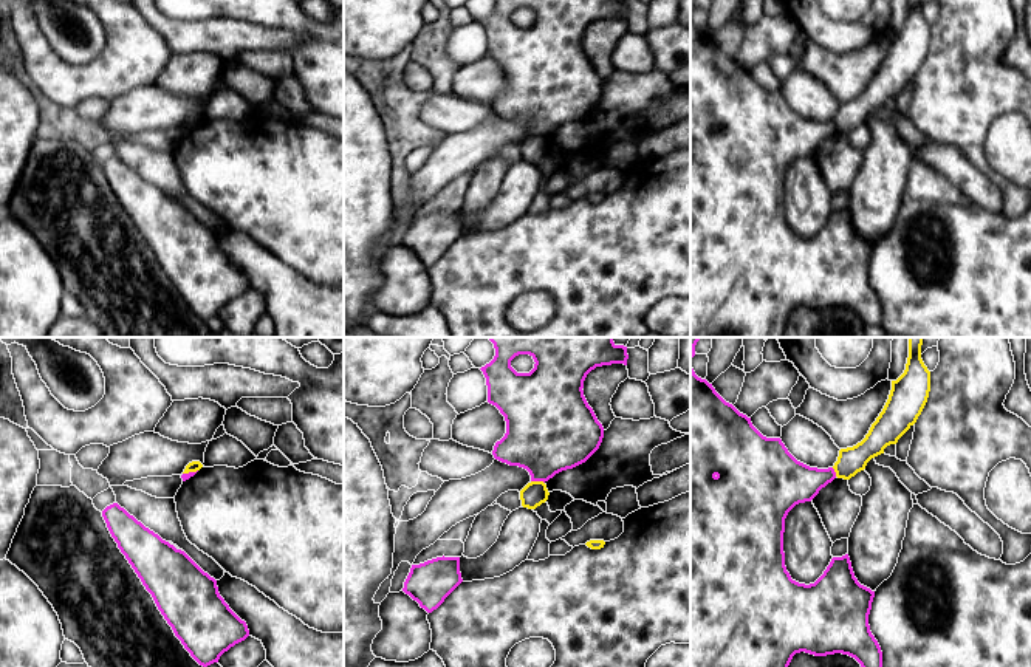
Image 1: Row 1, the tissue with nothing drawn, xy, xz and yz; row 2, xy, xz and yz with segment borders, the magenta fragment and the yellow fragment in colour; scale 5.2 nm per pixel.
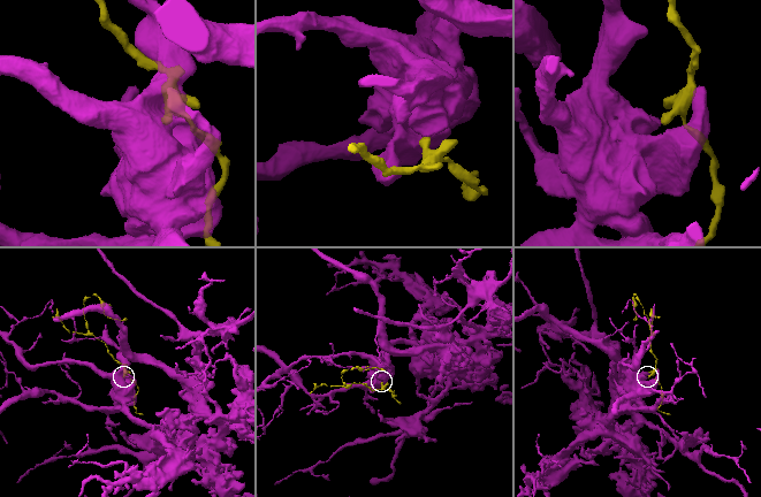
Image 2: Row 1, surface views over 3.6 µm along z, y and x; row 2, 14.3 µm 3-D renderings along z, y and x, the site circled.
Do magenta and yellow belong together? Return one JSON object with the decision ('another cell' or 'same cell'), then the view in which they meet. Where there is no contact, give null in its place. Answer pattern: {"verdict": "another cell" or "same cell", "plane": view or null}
{"verdict": "another cell", "plane": "xz"}

